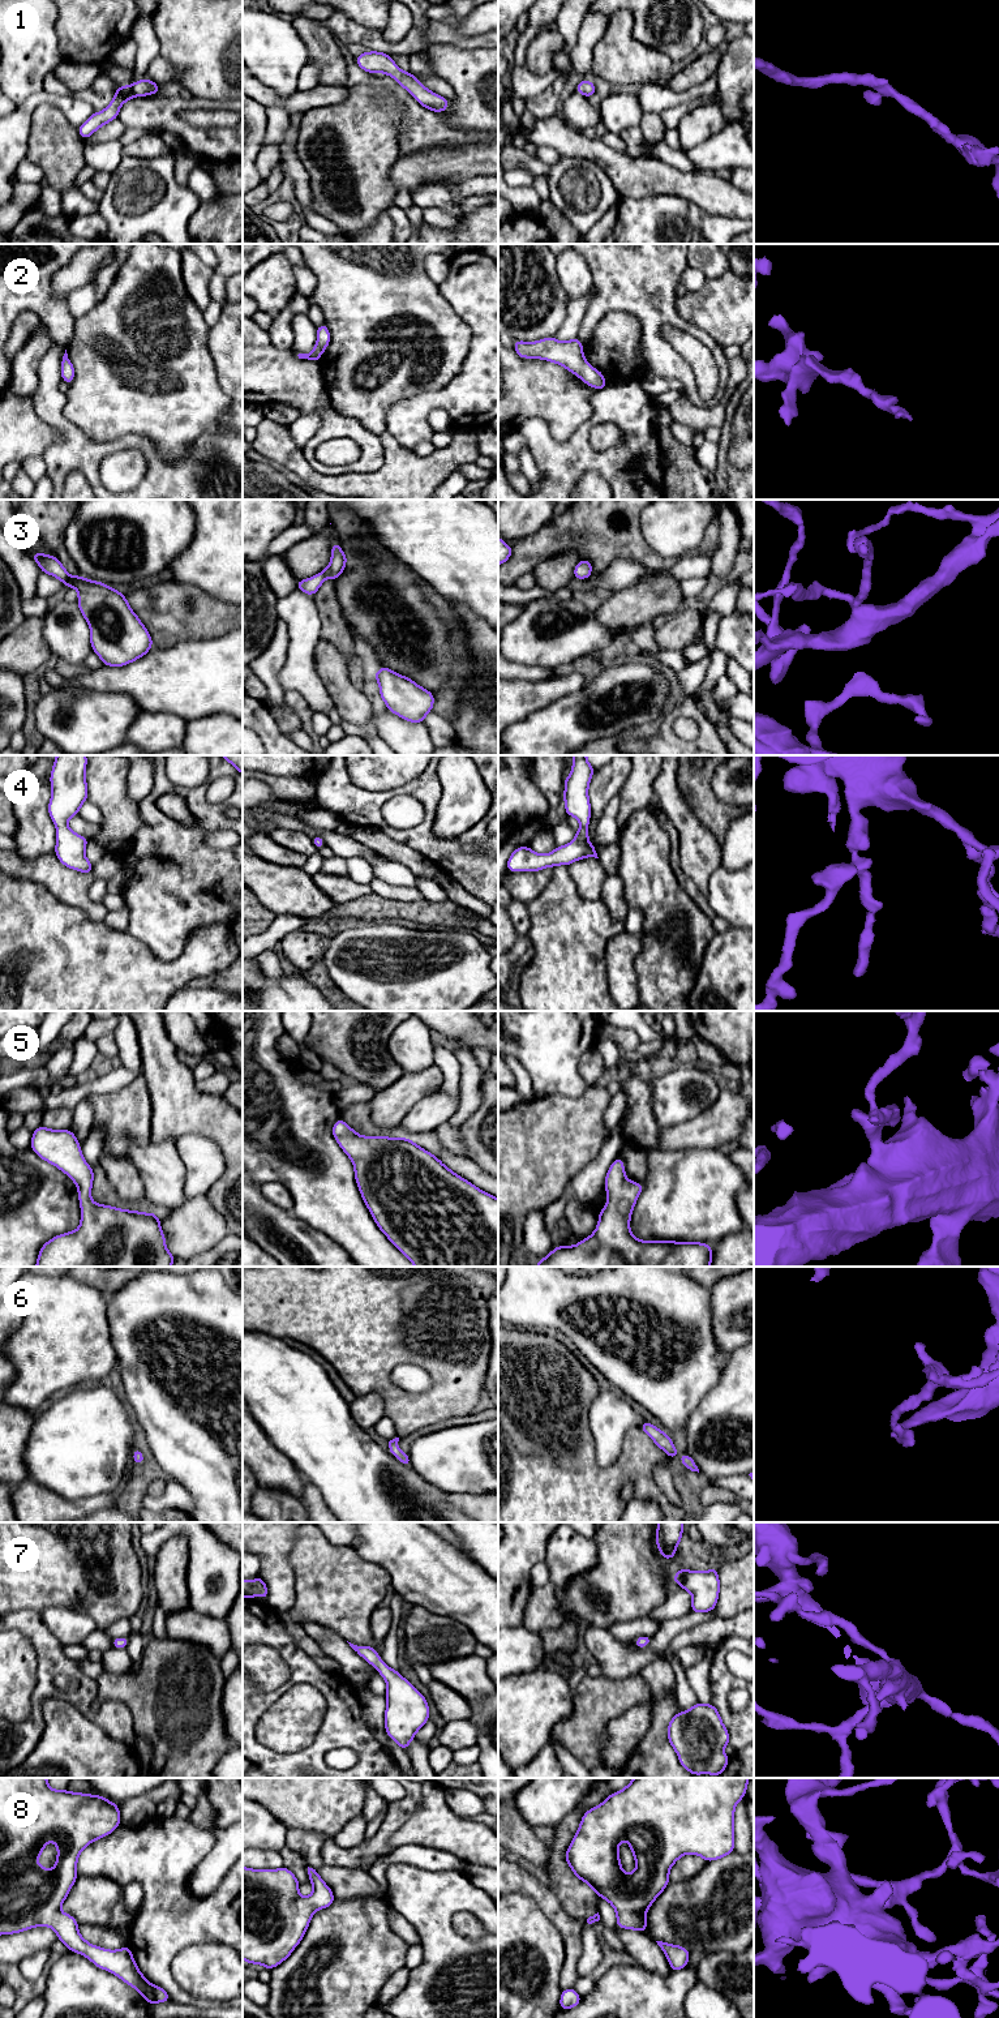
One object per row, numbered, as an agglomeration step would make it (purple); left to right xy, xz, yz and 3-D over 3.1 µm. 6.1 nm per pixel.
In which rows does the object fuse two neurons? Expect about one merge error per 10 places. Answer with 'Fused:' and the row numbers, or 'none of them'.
Fused: none of them

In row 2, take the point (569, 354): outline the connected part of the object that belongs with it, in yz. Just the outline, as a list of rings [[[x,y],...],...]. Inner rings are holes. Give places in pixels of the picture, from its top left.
[[[554,337],[537,342],[514,339],[514,350],[522,359],[533,357],[559,364],[596,390],[608,386],[603,373],[584,359],[583,343],[578,338],[567,342],[559,342]]]

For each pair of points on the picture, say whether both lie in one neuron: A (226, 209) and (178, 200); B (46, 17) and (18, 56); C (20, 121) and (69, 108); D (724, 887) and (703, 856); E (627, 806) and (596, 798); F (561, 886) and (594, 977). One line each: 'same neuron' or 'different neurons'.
A: different neurons
B: same neuron
C: same neuron
D: different neurons
E: different neurons
F: same neuron

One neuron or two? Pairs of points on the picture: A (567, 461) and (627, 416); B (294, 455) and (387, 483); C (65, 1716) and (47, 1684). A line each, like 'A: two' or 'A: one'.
A: one
B: one
C: two

